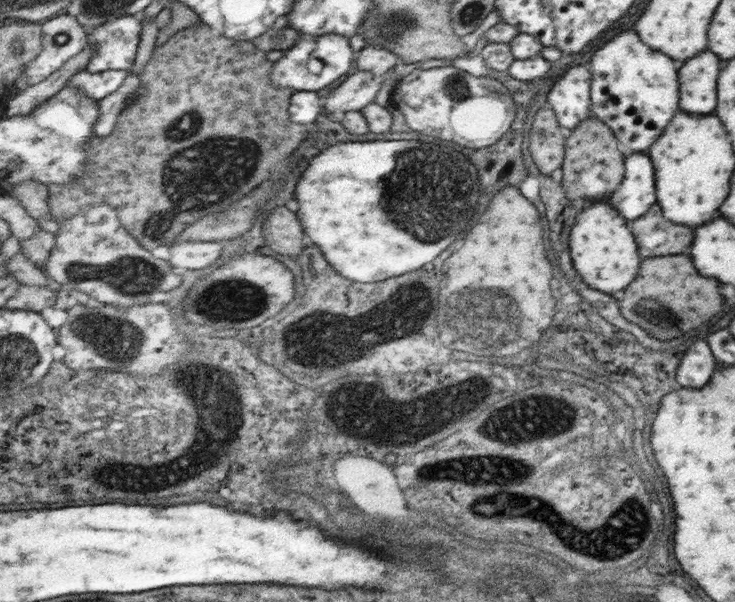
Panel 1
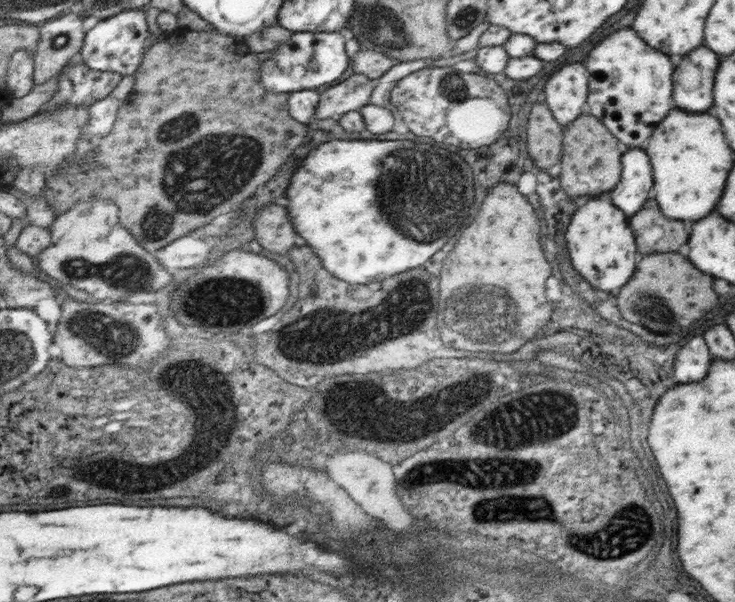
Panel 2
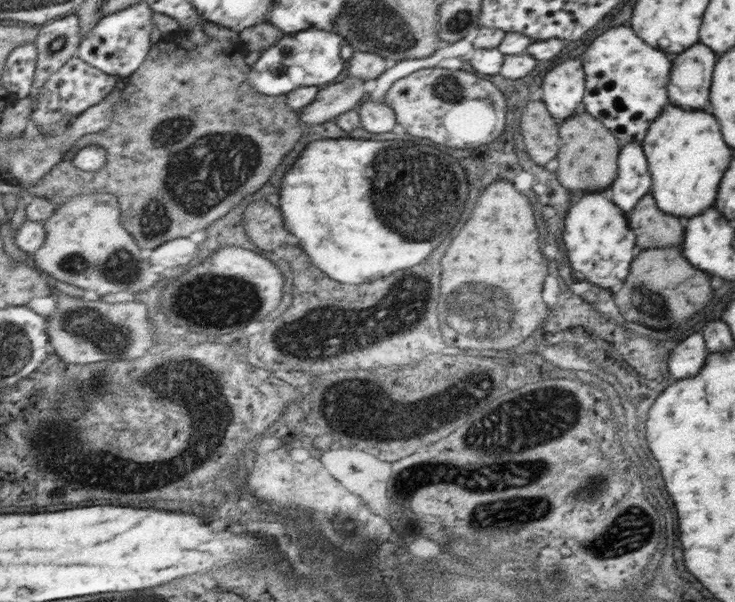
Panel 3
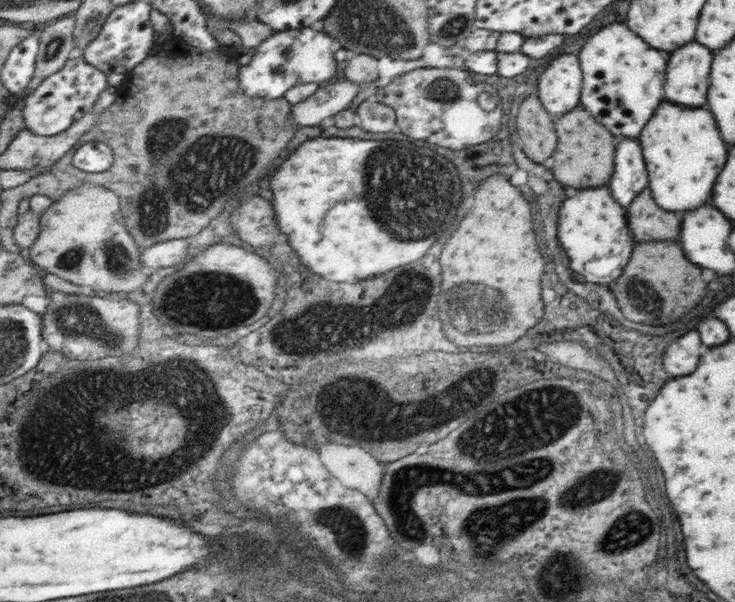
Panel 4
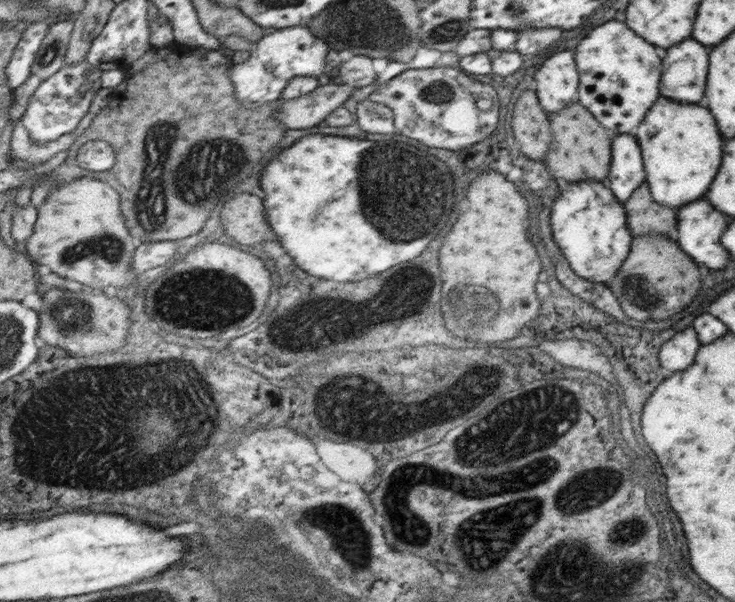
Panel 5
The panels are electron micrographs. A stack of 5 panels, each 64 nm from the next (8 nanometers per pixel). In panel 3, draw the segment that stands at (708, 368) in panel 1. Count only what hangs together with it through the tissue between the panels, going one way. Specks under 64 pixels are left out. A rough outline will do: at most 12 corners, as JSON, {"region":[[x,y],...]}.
{"region":[[703,334],[680,340],[668,370],[678,381],[696,377],[710,353]]}

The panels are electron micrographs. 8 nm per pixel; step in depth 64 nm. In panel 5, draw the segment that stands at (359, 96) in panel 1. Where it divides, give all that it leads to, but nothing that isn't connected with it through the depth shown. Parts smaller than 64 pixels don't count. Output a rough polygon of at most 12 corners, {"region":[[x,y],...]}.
{"region":[[322,85],[278,110],[290,128],[314,128],[352,94]]}

